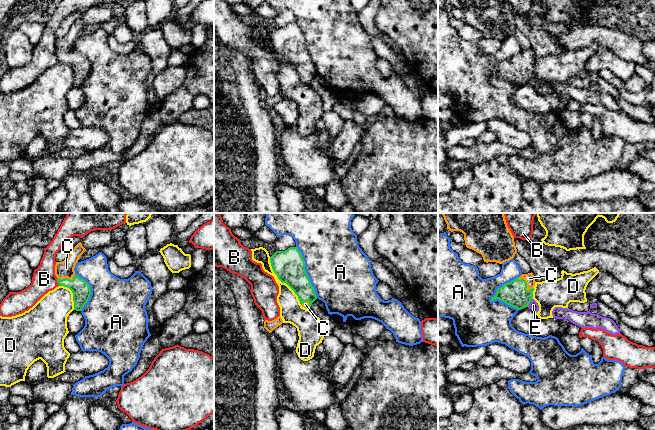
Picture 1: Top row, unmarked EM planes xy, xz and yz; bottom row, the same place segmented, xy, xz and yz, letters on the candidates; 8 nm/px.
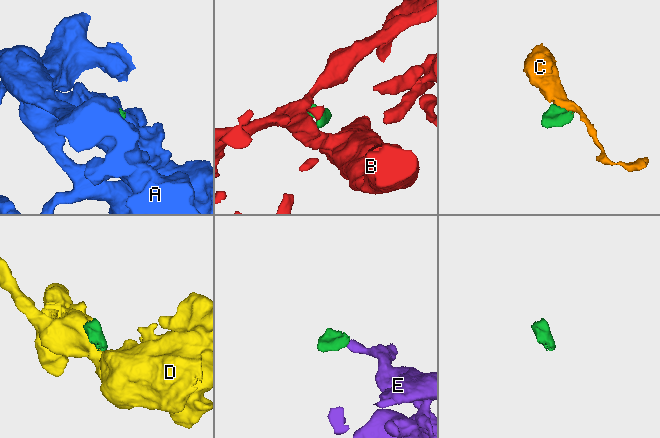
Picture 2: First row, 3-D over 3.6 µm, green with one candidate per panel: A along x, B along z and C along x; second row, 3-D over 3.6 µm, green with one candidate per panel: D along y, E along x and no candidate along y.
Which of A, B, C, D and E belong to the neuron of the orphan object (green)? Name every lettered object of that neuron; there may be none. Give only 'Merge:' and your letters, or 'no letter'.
Merge: C

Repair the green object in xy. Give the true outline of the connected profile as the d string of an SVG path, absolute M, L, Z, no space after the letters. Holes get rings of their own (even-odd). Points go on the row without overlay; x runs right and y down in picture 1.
M79 18L71 27L68 34L62 38L56 38L55 51L59 62L69 64L73 69L74 86L81 87L91 71L90 61L78 51L74 44L79 33L86 27Z

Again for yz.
M532 48L522 50L520 53L498 64L491 77L499 75L518 86L526 84L533 75L535 59L535 53Z

